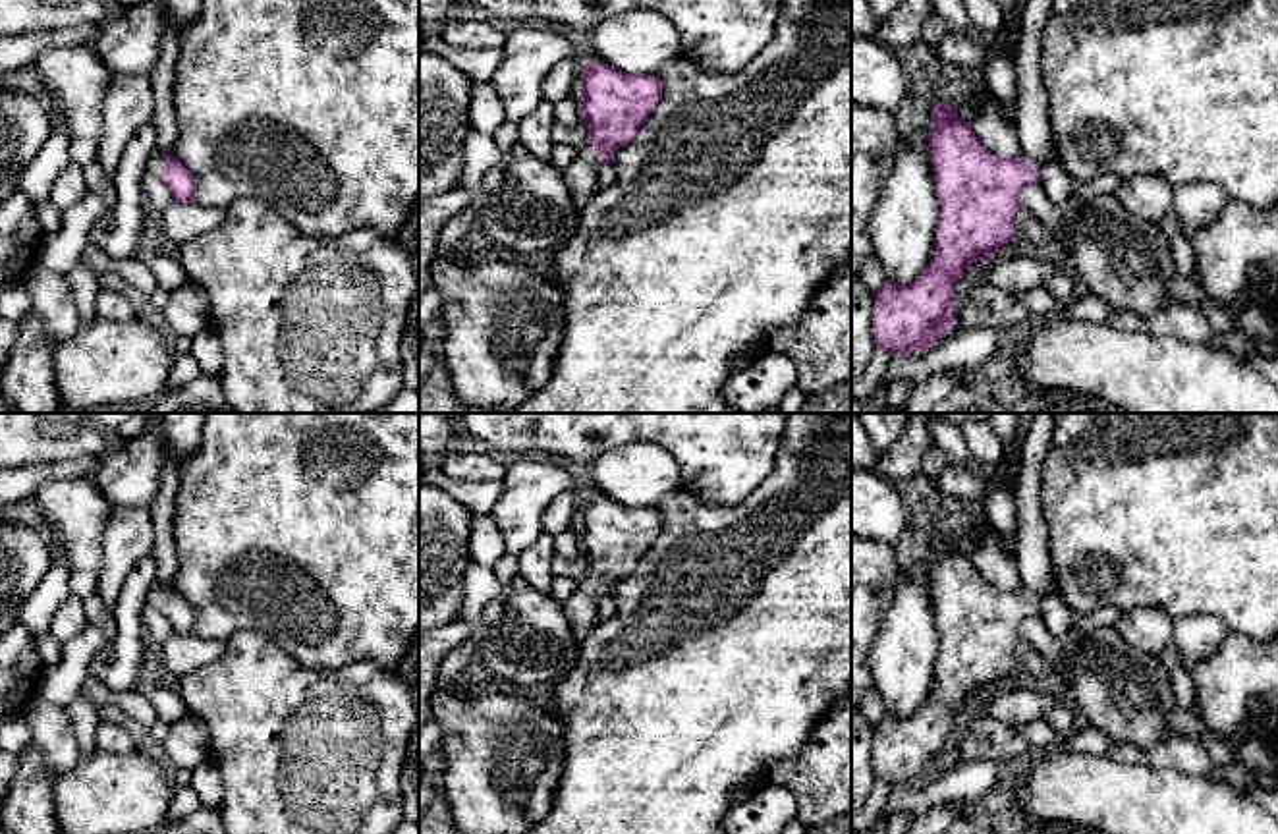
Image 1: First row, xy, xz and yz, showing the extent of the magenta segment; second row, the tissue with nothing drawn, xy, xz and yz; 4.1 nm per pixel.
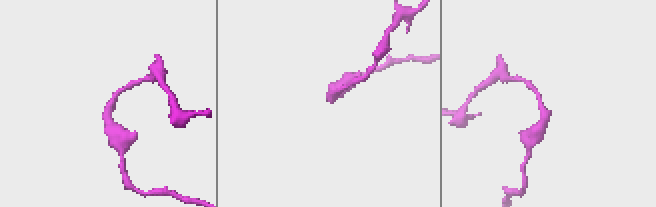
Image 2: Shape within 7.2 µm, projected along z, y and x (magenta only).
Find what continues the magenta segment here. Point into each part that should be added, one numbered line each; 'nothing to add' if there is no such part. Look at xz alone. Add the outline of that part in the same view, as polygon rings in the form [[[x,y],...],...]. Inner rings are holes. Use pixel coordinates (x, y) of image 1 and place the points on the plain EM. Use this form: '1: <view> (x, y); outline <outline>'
1: xz (580, 609); outline [[[585,575],[579,581],[579,589],[573,597],[562,602],[562,610],[571,626],[571,629],[583,637],[597,620],[597,602],[602,597],[598,581]]]

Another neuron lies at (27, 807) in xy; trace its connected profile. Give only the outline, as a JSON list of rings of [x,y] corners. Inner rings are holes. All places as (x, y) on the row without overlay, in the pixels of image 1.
[[[29,741],[0,807],[4,834],[60,834],[50,774],[44,755]]]

